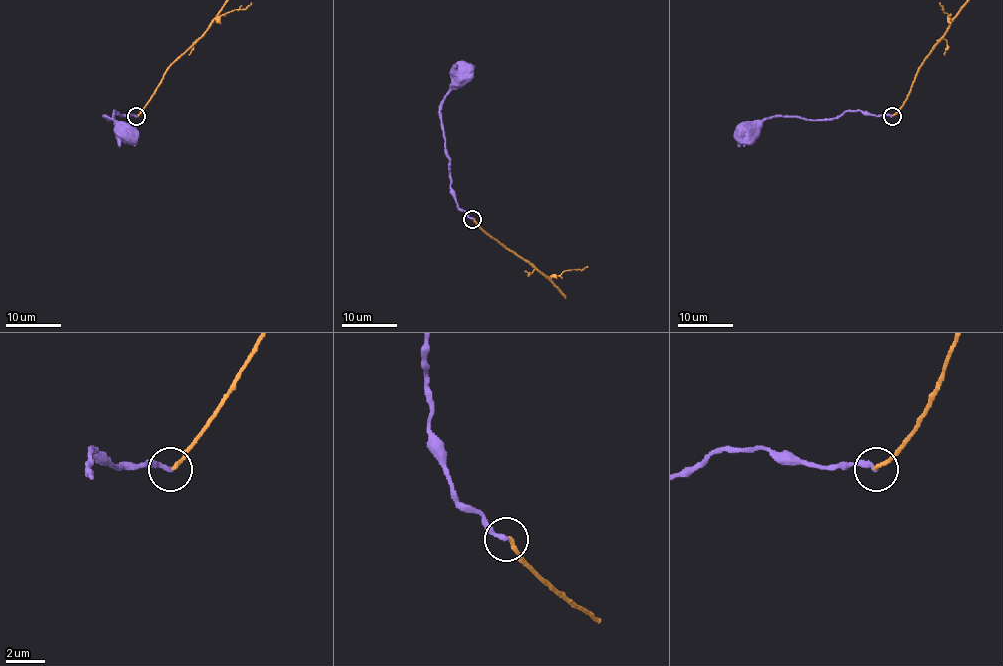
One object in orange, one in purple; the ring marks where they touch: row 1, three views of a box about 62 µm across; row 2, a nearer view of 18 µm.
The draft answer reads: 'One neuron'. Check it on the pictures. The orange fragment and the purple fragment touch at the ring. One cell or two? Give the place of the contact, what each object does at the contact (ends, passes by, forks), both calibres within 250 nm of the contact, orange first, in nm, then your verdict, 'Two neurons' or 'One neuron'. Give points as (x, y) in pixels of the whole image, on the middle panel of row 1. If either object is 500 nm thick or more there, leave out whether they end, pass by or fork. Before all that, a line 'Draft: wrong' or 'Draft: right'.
Draft: wrong
Place: (472, 219). At the ring orange ends. At the ring purple ends. Thickness 200 nm (orange) against 240 nm. Two neurons

